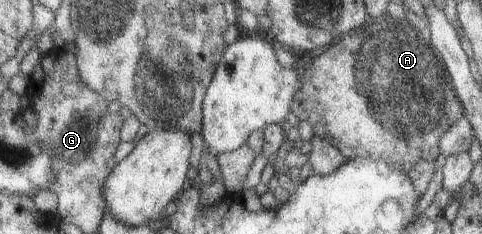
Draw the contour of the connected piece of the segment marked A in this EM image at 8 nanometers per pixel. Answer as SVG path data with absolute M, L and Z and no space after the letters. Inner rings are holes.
M399 19L395 22L399 24L375 28L375 23L368 20L355 32L333 40L300 74L299 88L291 100L290 112L297 120L311 124L312 136L337 148L346 161L367 158L407 173L413 164L421 160L433 161L438 156L439 136L463 112L451 90L447 73L432 48L411 32L412 24Z

